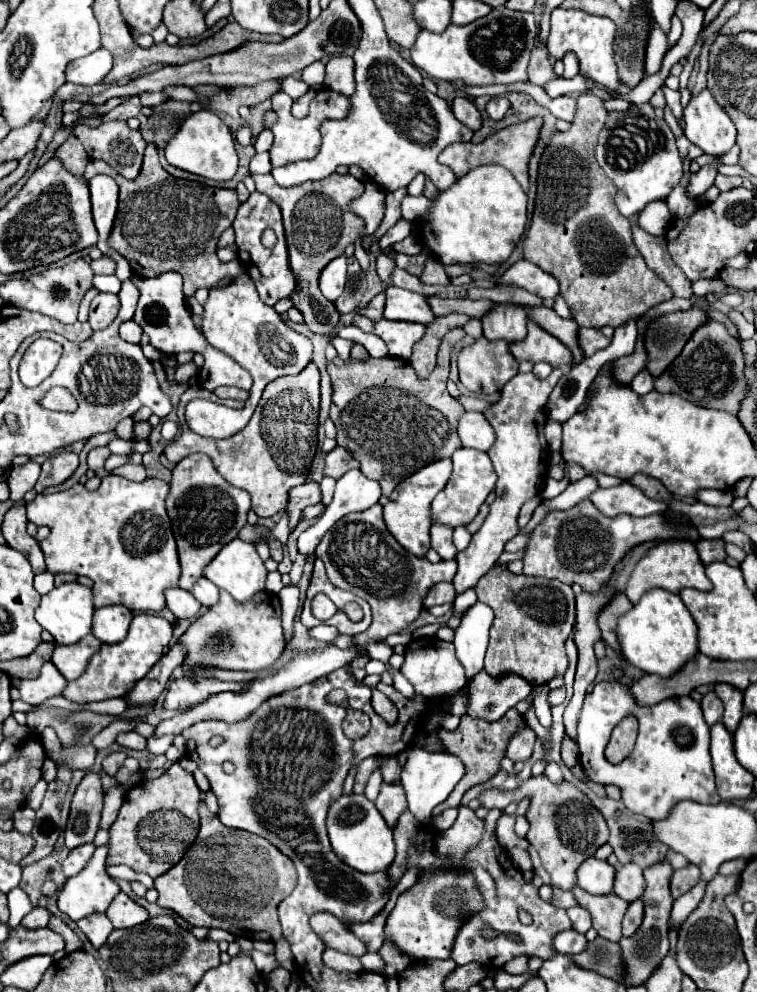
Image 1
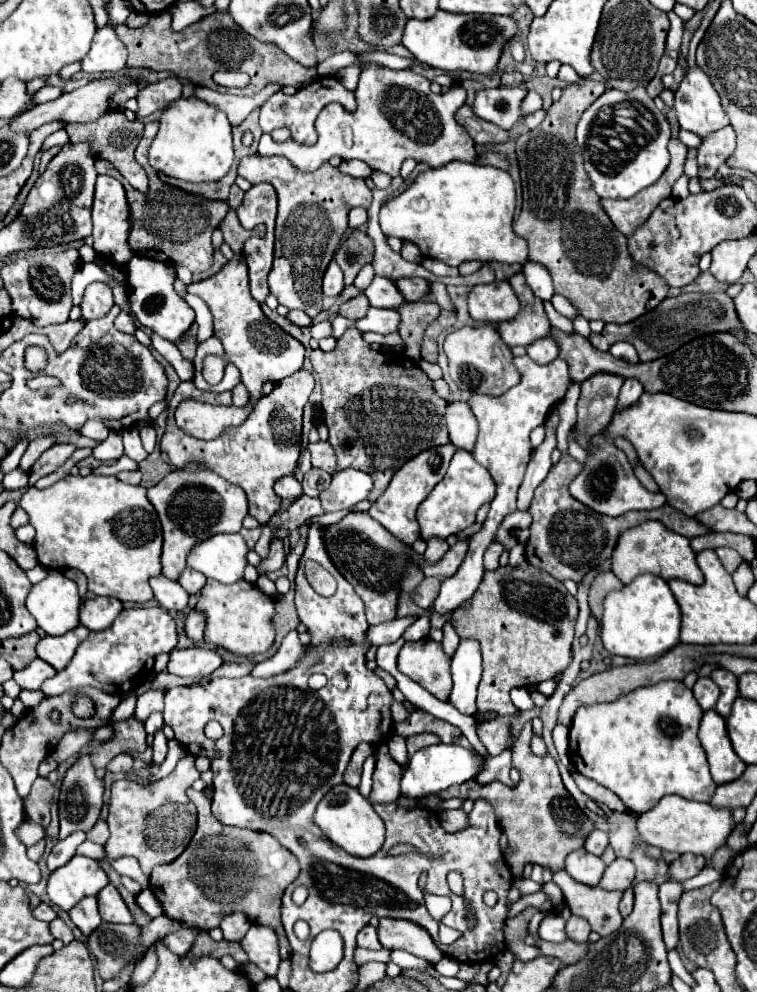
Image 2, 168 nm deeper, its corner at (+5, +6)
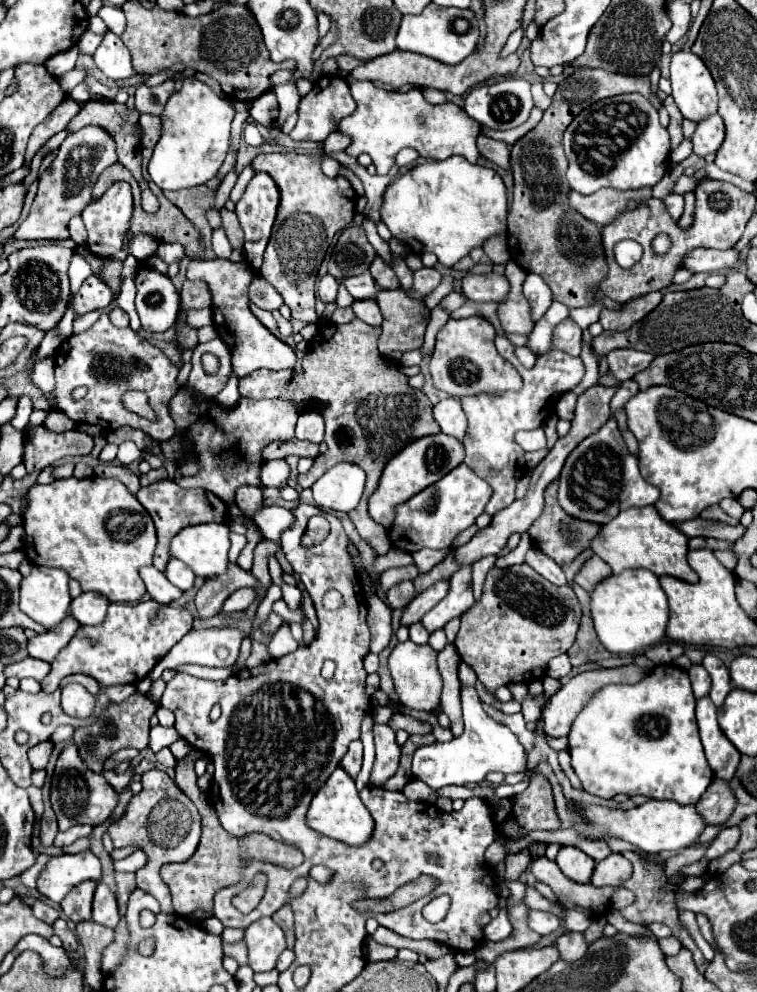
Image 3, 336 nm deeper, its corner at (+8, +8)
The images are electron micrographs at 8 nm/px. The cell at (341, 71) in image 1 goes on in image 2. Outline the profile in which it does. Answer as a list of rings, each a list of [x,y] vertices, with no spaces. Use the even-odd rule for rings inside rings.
[[[350,65],[350,67],[344,67],[344,69],[336,71],[334,77],[338,77],[338,81],[340,81],[342,85],[346,85],[348,91],[354,91],[356,85],[358,85],[358,73],[360,73],[360,67]]]

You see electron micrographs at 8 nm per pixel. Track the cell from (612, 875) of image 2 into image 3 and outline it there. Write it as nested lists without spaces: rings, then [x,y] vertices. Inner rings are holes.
[[[615,853],[615,855],[609,855],[603,861],[595,863],[591,883],[595,887],[603,887],[603,885],[619,887],[629,877],[631,877],[631,863],[621,853]]]

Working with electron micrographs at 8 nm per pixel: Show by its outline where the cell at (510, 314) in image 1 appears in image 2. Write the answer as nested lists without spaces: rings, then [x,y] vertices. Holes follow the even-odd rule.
[[[508,281],[476,285],[468,295],[468,311],[478,323],[500,325],[520,313],[520,303]]]

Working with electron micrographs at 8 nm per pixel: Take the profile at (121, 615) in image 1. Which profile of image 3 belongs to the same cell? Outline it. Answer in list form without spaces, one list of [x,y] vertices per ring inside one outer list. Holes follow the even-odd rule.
[[[81,593],[71,601],[71,613],[81,625],[97,625],[105,619],[109,599],[99,593]]]

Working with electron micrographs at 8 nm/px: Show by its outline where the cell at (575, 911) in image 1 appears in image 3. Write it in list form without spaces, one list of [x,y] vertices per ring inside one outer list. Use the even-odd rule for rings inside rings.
[[[565,933],[563,937],[557,939],[557,949],[559,949],[559,959],[563,959],[565,963],[575,963],[585,955],[587,945],[583,943],[581,933]]]

